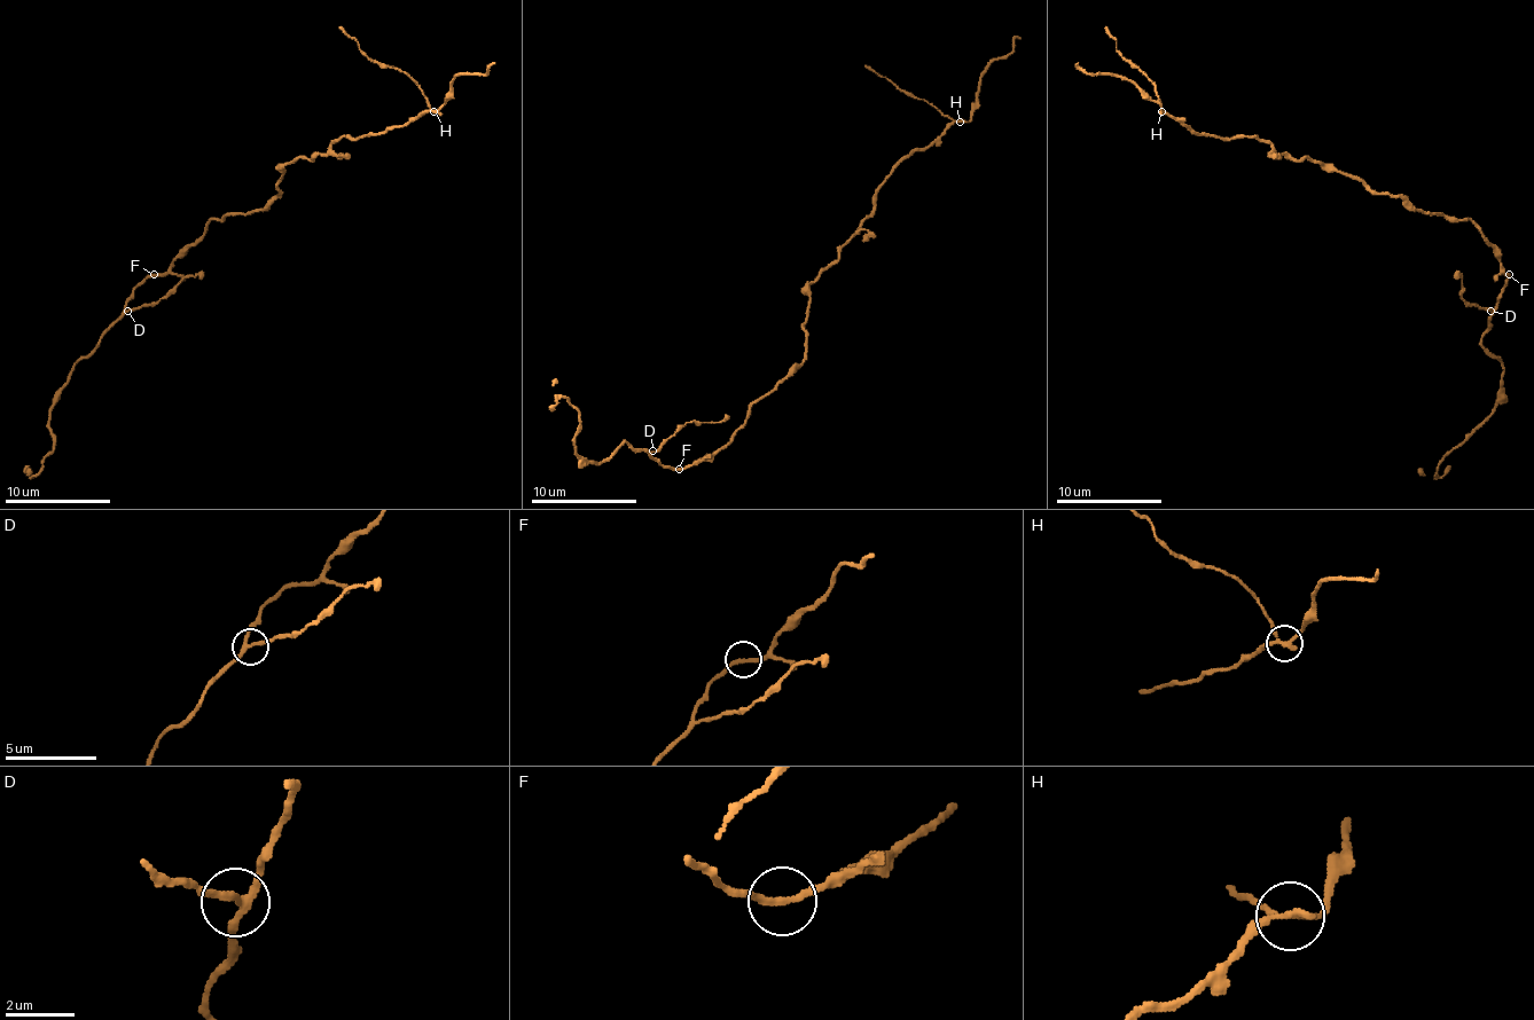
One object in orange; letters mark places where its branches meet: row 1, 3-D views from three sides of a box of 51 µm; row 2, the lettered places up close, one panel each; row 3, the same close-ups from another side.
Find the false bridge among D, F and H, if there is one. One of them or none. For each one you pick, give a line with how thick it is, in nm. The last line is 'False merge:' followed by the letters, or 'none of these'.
H: calibre 190 nm
False merge: H

